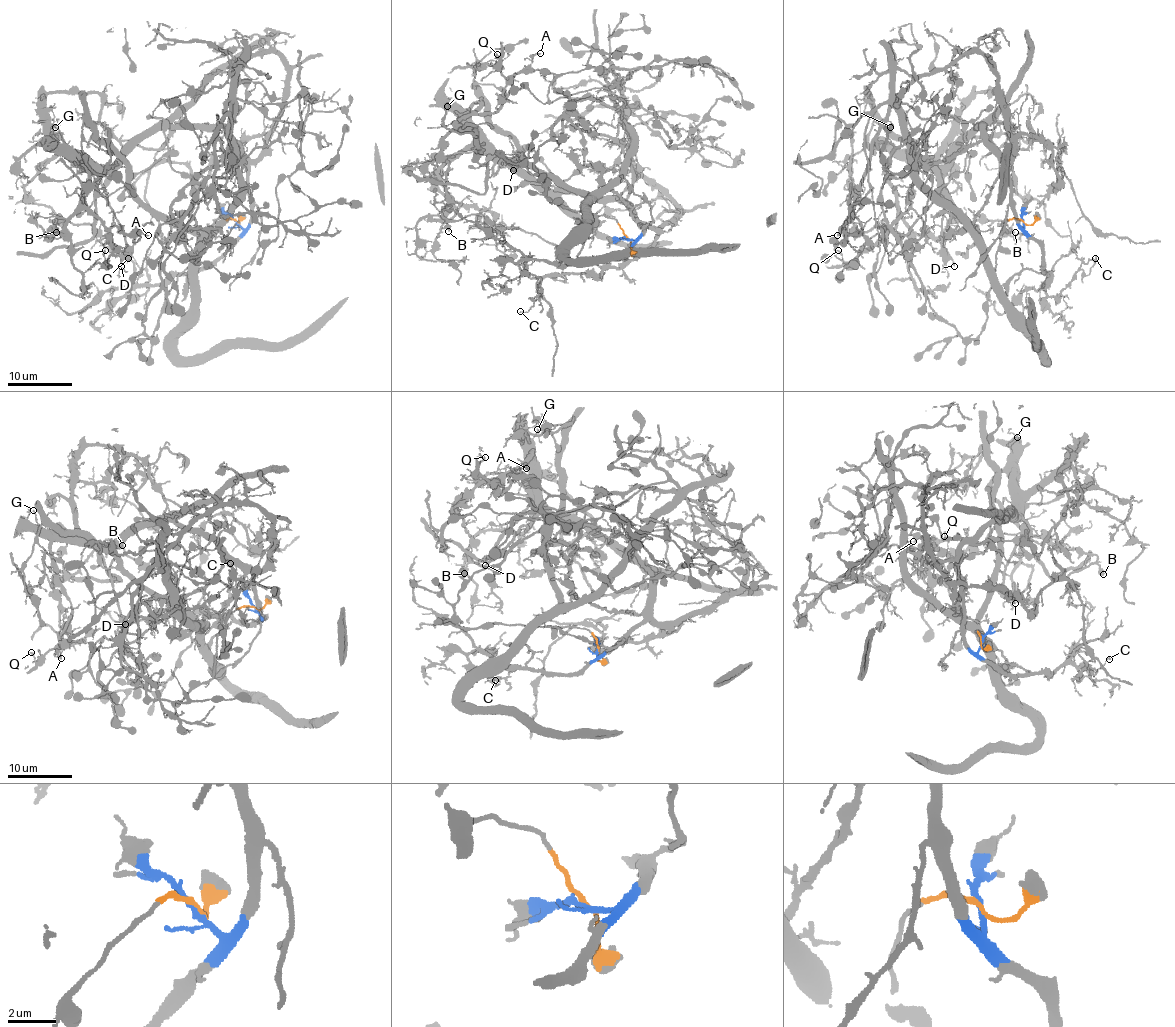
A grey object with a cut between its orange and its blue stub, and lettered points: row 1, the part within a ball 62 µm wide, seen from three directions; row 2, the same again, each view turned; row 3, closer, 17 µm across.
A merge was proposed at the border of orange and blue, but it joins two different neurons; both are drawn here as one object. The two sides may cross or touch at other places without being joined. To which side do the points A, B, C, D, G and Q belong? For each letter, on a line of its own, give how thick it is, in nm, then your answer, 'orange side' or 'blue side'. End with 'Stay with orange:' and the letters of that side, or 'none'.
A: 140 nm | blue side
B: 460 nm | blue side
C: 120 nm | blue side
D: 200 nm | blue side
G: 110 nm | blue side
Q: 200 nm | blue side
Stay with orange: none

